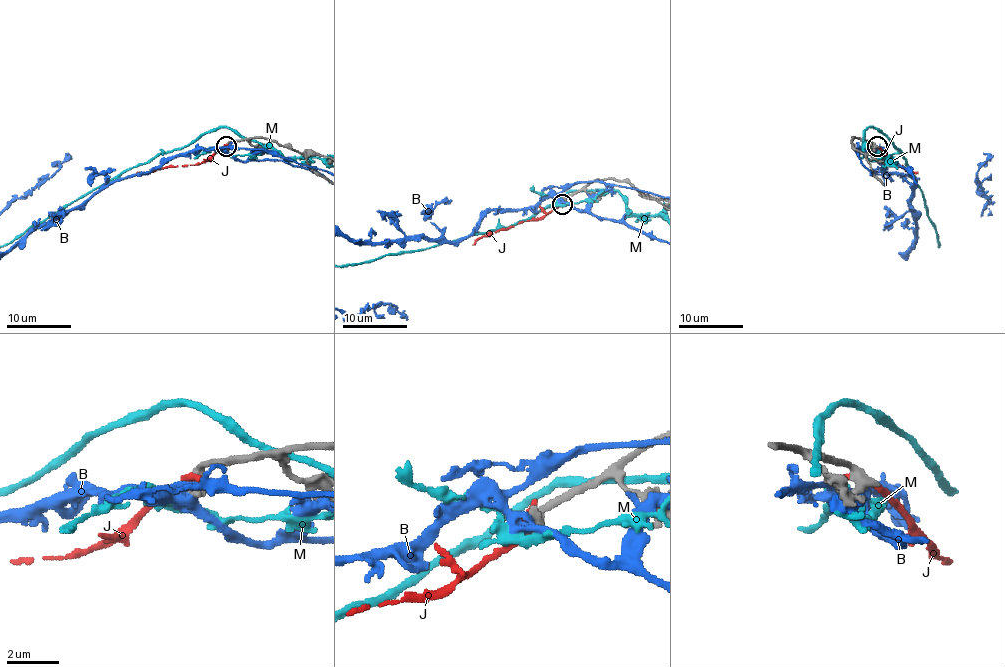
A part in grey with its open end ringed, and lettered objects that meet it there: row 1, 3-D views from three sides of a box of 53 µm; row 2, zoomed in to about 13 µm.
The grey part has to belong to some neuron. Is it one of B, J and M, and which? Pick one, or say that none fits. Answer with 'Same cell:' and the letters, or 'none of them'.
Same cell: none of them

